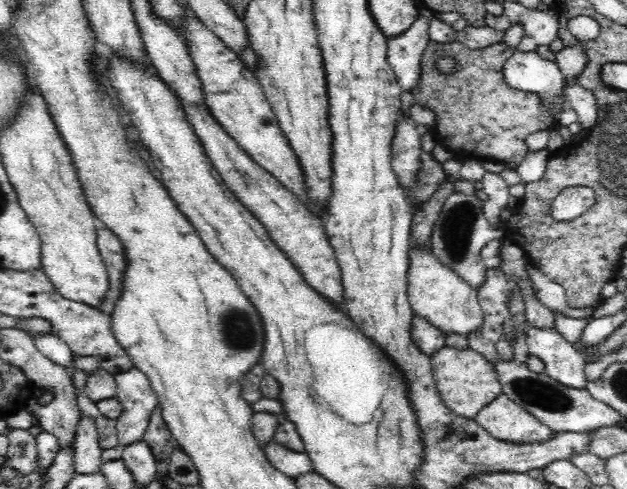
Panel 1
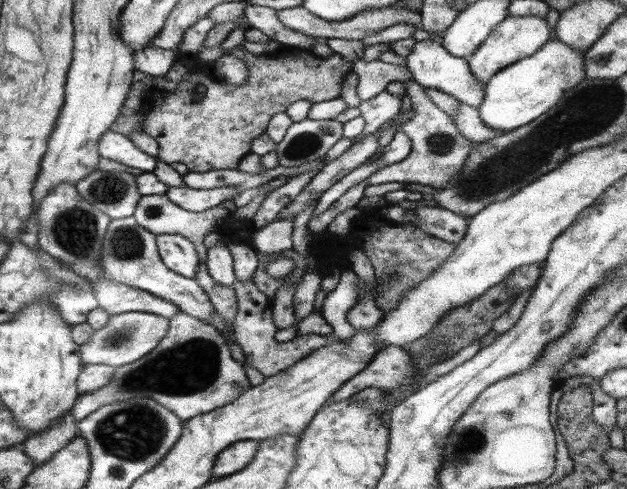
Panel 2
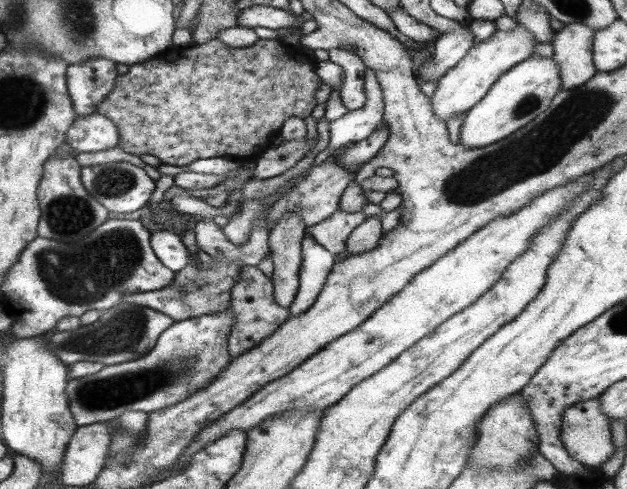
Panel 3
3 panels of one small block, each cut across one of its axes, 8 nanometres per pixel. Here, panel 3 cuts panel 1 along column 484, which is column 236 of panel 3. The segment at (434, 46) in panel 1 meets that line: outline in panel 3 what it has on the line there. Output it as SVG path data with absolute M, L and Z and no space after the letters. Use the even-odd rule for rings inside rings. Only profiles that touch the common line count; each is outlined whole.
M213 39L203 44L189 44L185 47L178 47L171 44L162 55L150 57L142 63L135 64L122 70L115 79L113 90L98 104L96 110L99 115L105 117L116 127L117 147L128 154L141 156L141 154L149 154L161 162L171 166L185 166L199 159L226 157L235 158L236 160L249 160L257 158L263 151L270 148L272 134L280 131L280 128L289 117L297 117L305 119L309 116L311 110L315 108L316 102L314 94L319 90L322 82L315 74L311 62L303 60L303 54L293 52L291 48L285 48L283 42L275 39L257 39L255 44L243 48L233 48L224 45L220 40Z

